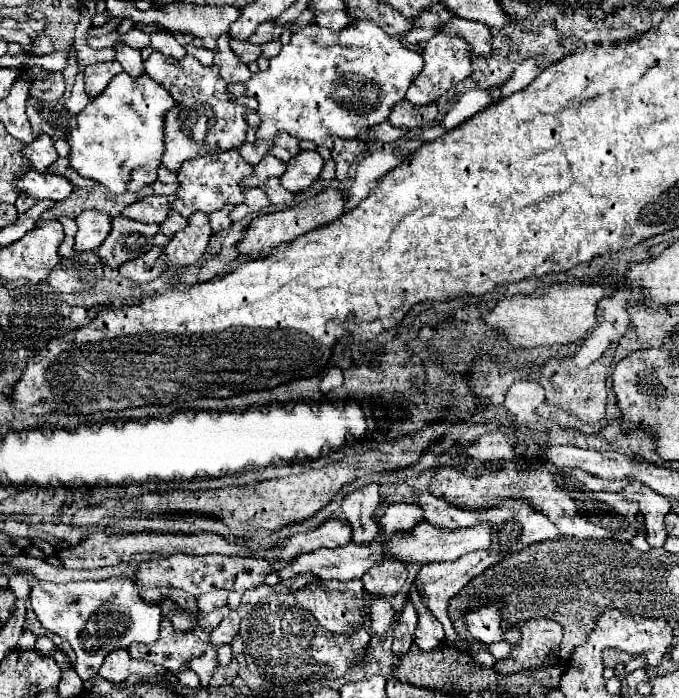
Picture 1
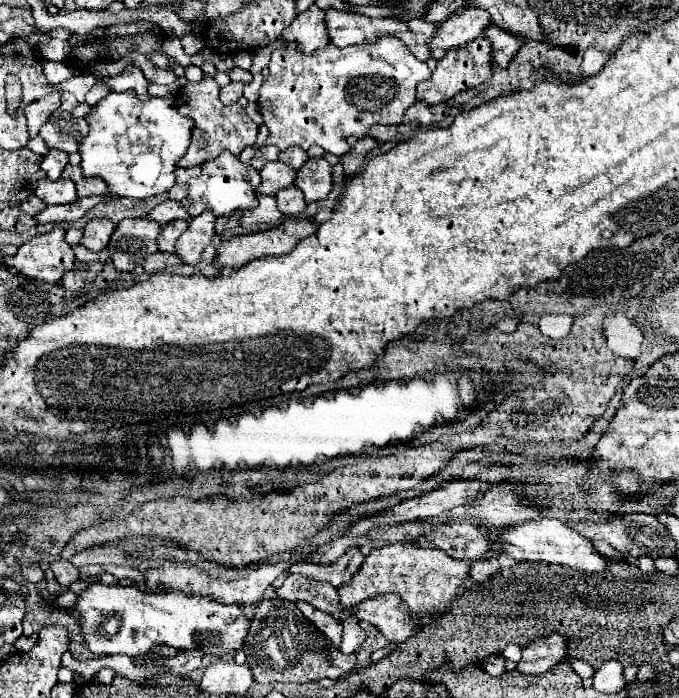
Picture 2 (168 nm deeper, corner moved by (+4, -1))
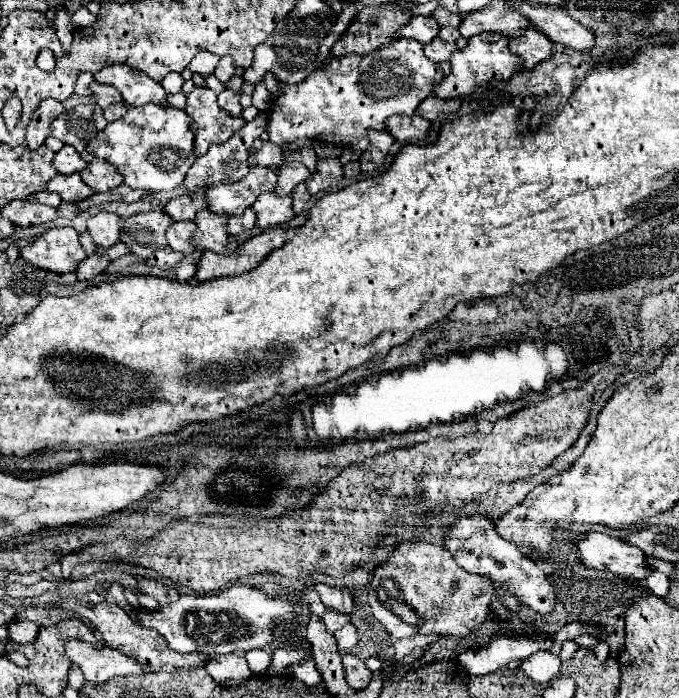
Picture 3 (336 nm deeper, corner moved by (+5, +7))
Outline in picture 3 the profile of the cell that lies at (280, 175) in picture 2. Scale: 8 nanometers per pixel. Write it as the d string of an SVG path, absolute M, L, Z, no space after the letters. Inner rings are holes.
M293 161L279 167L277 177L279 177L279 183L275 187L275 193L283 197L283 195L291 195L299 183L305 183L311 177L311 171L307 171L307 167L303 167L299 161Z

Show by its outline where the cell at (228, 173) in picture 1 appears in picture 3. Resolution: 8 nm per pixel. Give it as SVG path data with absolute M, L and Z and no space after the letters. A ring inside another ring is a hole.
M251 167L249 175L239 183L215 185L205 189L209 209L219 215L243 215L265 191L275 191L277 175L267 167Z

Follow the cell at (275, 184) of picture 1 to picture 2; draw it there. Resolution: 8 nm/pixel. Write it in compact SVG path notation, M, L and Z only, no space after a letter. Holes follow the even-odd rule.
M284 187L282 191L276 193L276 203L278 203L278 209L284 213L284 215L298 215L300 211L306 209L306 201L304 201L304 195L298 187Z

